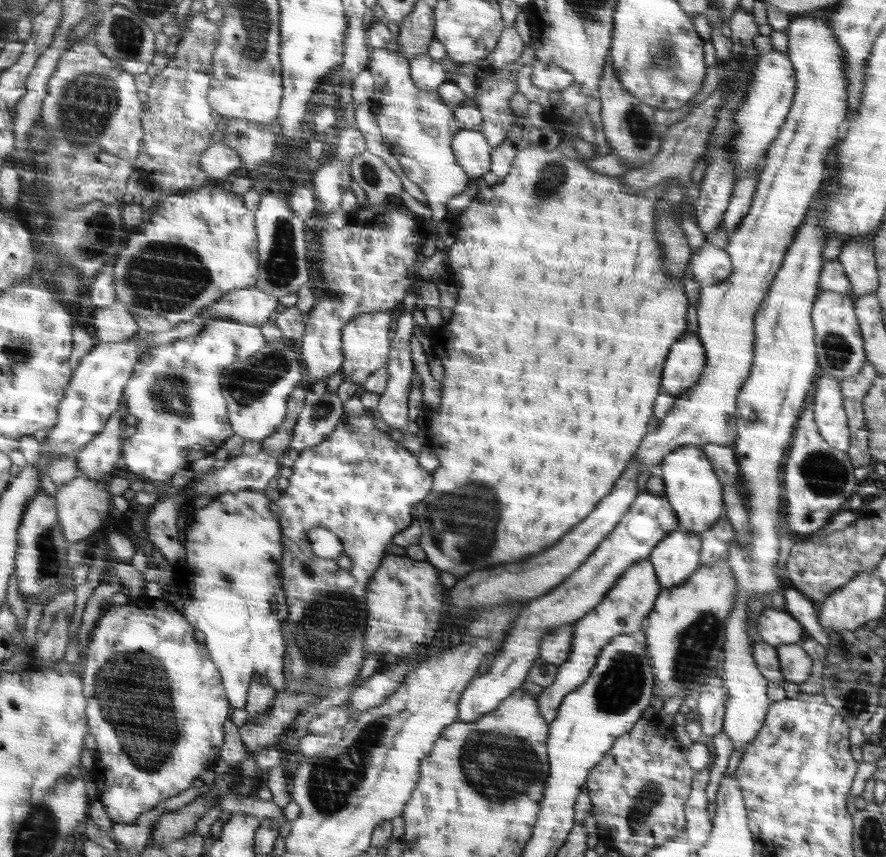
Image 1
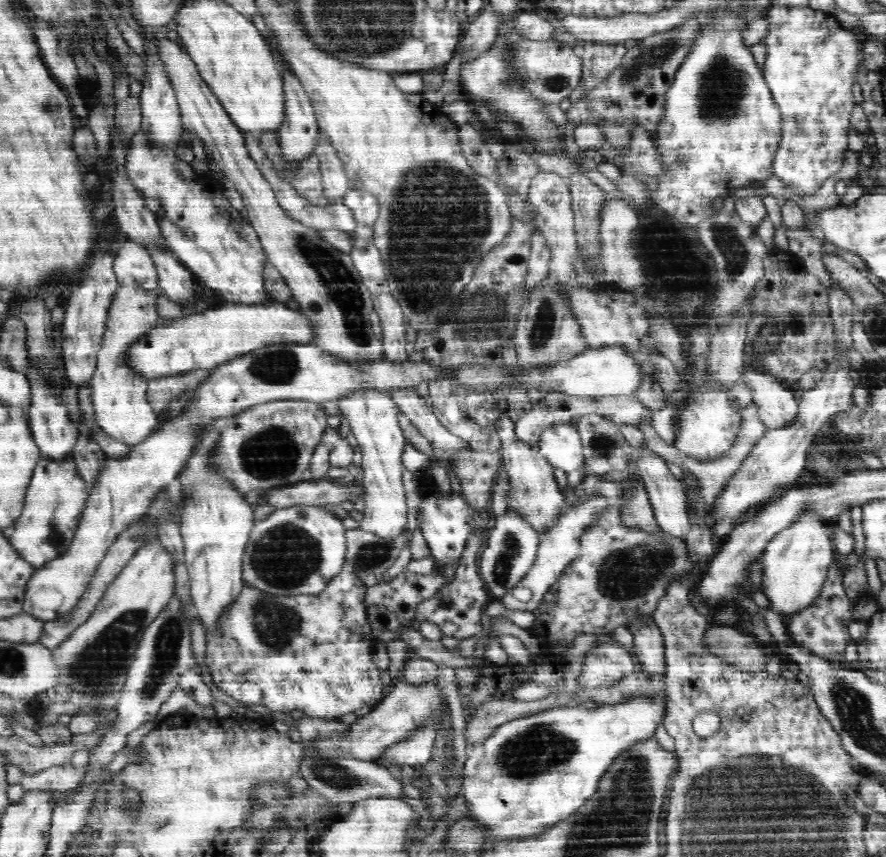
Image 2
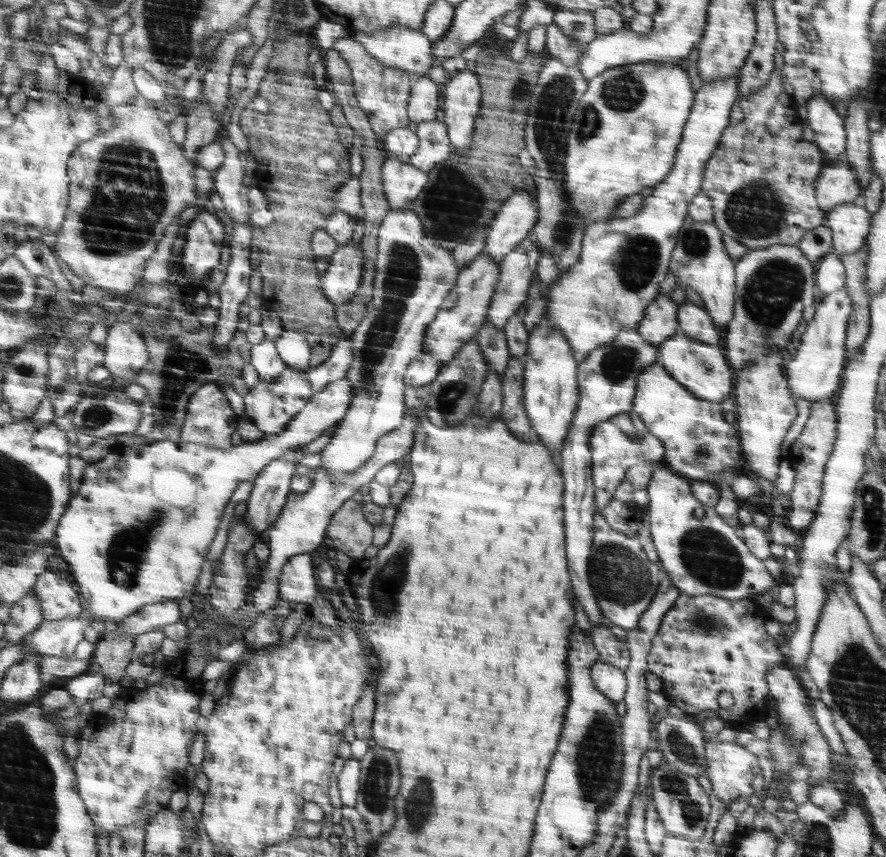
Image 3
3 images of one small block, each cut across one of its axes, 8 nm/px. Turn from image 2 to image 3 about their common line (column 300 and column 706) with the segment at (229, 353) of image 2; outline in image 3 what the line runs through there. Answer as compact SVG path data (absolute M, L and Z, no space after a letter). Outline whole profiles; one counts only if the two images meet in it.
M692 302L679 305L677 318L680 322L680 333L689 335L690 338L700 342L718 344L718 328L715 326L711 315L704 312L700 306Z

